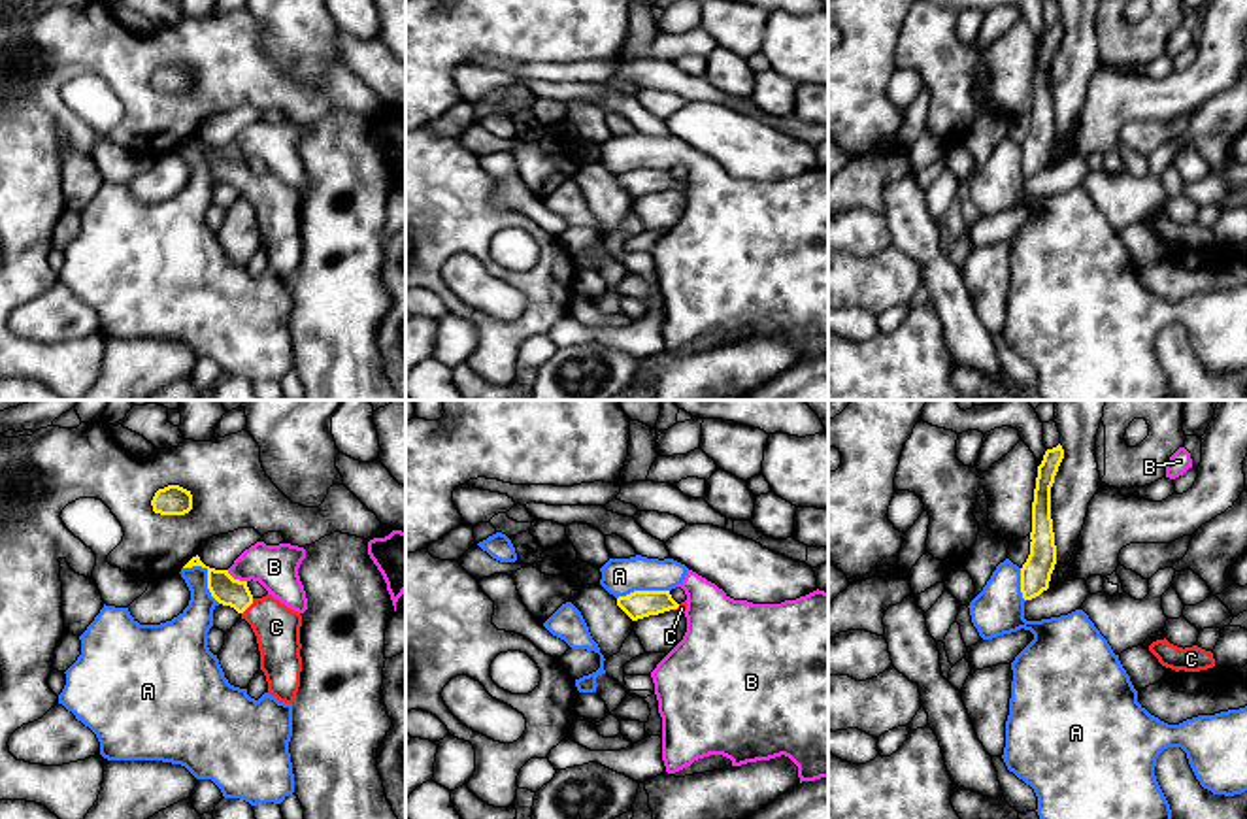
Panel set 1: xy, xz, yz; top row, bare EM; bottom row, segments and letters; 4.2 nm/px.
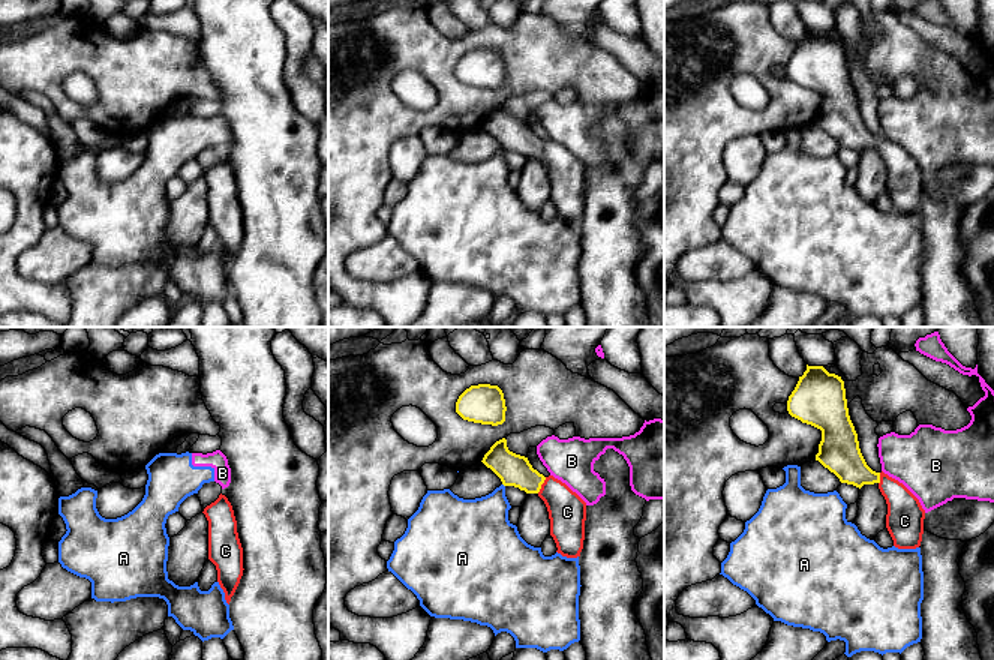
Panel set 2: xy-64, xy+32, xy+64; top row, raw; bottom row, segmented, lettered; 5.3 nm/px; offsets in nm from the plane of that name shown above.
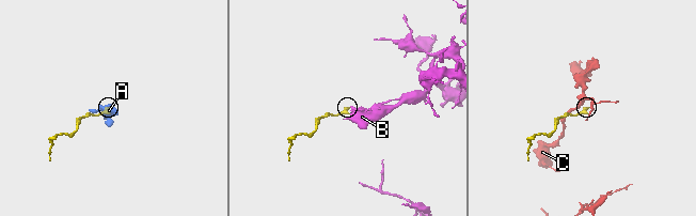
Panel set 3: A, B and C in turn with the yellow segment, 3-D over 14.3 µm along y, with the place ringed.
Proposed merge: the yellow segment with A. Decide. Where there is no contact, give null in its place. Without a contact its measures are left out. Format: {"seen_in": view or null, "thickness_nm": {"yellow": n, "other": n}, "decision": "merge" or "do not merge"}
{"seen_in": "xy", "thickness_nm": {"yellow": 120, "other": 160}, "decision": "do not merge"}

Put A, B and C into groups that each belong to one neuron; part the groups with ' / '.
A B / C

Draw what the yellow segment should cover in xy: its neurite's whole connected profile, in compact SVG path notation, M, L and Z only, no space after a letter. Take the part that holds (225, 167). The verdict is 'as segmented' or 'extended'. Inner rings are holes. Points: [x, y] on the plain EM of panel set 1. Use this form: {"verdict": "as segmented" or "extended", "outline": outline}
{"verdict": "extended", "outline": "M192 134L183 145L202 143L208 147L208 166L211 174L234 185L245 196L258 221L260 247L268 259L268 270L279 279L292 281L300 264L300 204L302 192L272 172L255 176L247 159L234 157L228 147L206 143L200 134Z"}

